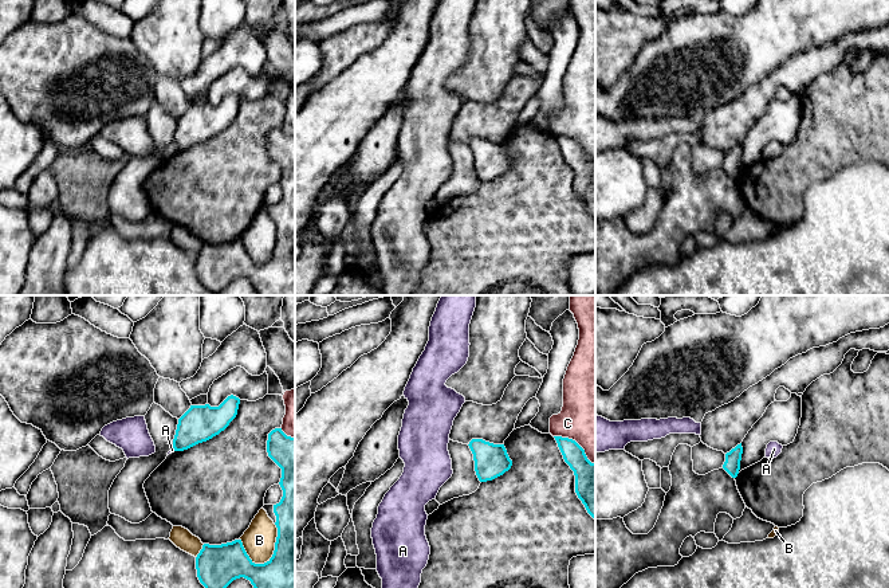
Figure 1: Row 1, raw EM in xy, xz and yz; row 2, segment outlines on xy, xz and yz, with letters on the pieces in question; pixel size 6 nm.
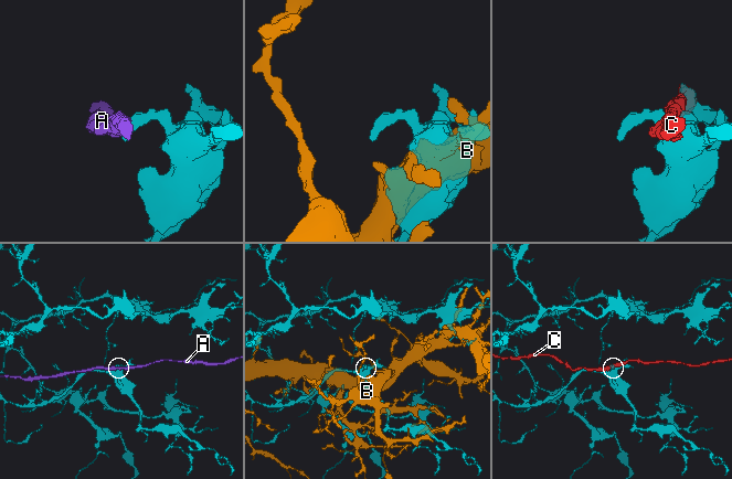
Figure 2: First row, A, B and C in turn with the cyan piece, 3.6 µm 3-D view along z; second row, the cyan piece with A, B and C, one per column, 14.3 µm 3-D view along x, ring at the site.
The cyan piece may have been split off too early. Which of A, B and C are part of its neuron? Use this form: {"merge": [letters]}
{"merge": []}

